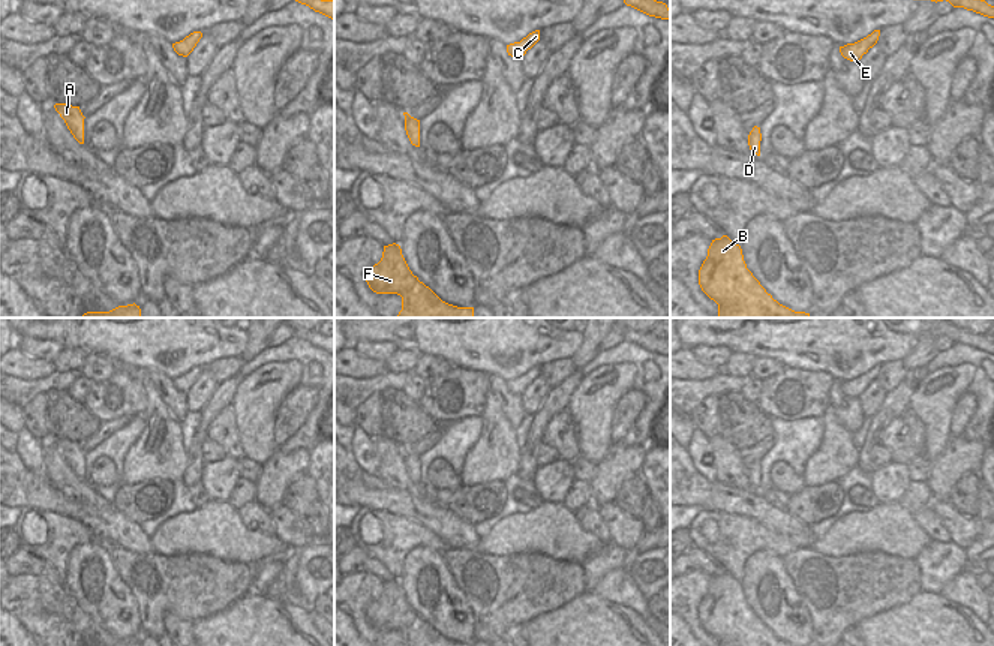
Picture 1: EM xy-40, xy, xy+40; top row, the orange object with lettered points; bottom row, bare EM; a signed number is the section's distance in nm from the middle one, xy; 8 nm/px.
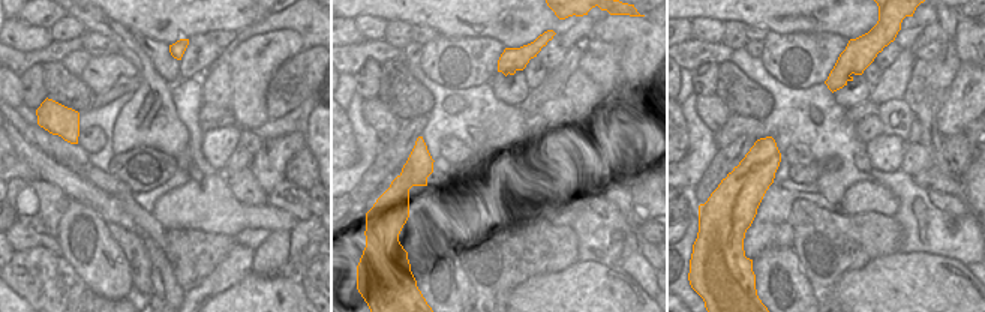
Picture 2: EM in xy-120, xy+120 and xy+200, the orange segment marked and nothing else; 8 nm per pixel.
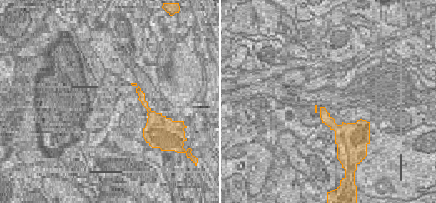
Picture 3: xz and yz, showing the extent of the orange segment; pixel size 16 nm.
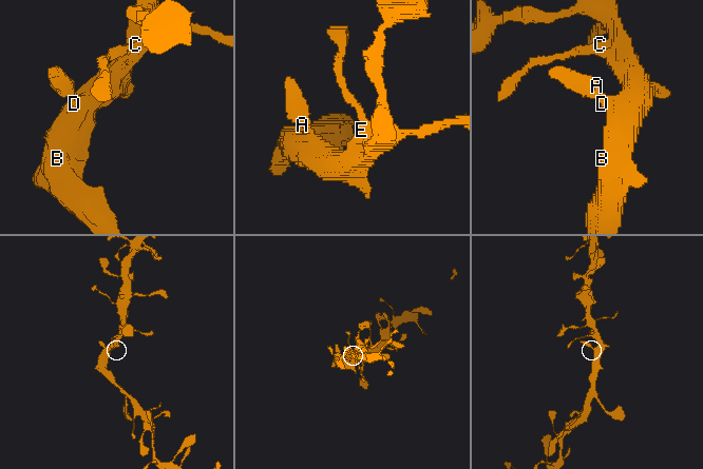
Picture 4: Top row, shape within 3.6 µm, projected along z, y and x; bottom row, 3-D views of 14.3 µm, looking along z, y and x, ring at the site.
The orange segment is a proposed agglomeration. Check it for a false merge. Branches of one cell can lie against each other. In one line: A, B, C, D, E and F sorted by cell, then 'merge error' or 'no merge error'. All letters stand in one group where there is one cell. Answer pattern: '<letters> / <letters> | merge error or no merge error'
A B C D E F | no merge error

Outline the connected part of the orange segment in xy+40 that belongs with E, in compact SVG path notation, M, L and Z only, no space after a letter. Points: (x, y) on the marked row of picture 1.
M874 30L871 34L855 43L847 43L844 46L840 46L840 52L844 58L850 61L859 61L862 55L867 54L868 49L877 43L879 36L880 36L880 30Z

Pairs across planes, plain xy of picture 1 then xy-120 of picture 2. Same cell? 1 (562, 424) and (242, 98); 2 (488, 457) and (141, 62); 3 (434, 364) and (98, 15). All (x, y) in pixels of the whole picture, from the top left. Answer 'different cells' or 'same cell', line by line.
1: different cells
2: same cell
3: different cells

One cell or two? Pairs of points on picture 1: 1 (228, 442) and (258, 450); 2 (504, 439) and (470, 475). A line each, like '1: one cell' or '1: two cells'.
1: two cells
2: one cell

